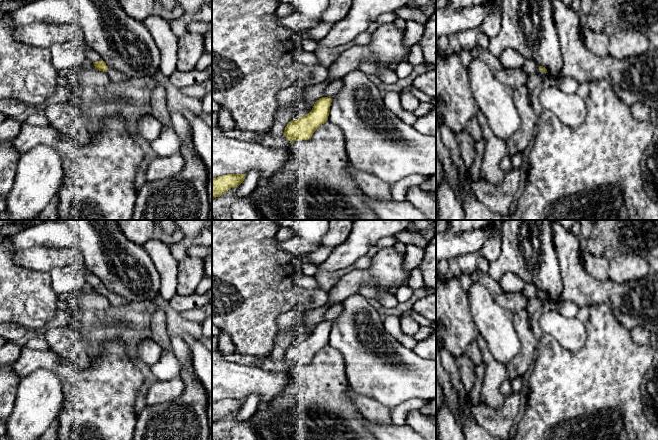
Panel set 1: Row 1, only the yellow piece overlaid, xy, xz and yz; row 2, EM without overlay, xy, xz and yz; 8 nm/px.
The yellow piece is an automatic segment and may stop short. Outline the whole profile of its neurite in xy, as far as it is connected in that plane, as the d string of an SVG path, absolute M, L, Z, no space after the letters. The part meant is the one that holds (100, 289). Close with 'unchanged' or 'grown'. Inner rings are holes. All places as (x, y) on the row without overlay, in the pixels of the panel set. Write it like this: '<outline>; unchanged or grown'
M103 284L93 286L93 288L95 290L95 293L105 296L112 306L123 306L130 303L130 301L126 300L125 298L108 291Z; grown

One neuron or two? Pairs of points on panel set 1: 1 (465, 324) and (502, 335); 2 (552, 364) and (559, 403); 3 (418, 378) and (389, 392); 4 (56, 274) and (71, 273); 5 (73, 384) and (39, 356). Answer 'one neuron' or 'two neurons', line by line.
1: two neurons
2: one neuron
3: one neuron
4: one neuron
5: one neuron

